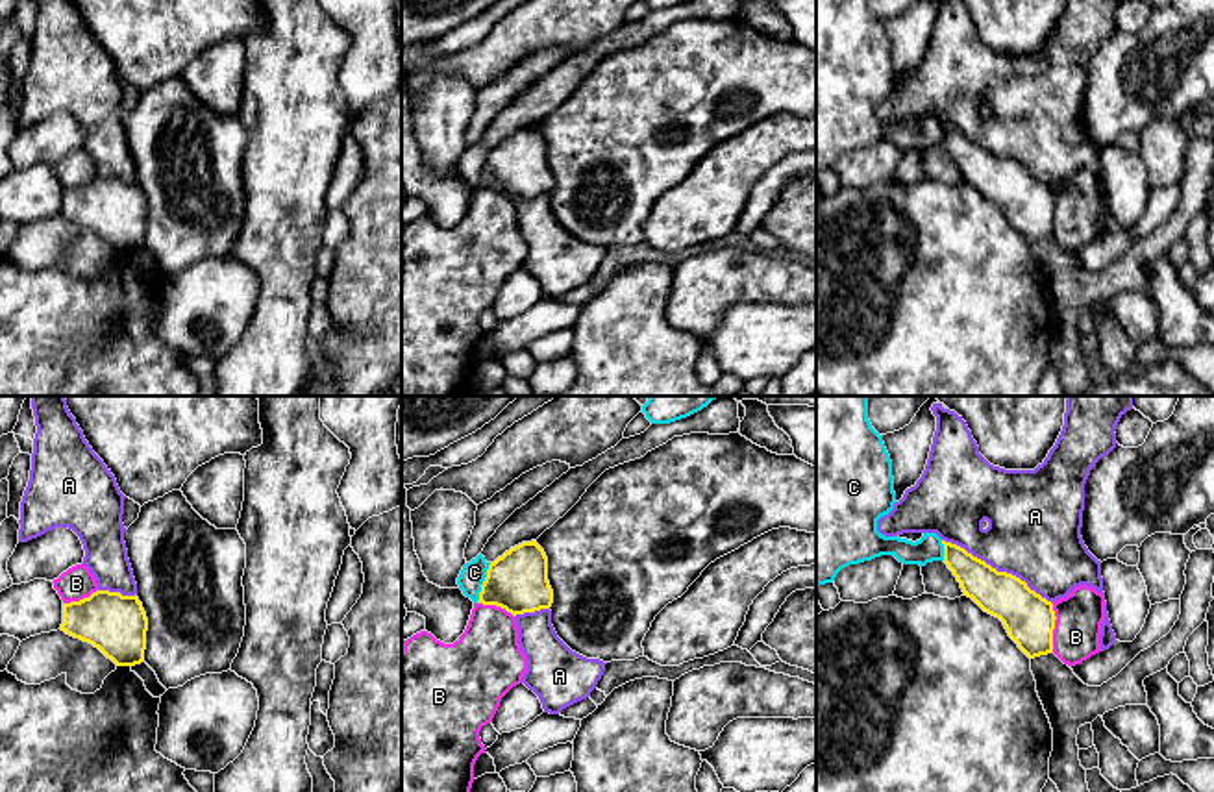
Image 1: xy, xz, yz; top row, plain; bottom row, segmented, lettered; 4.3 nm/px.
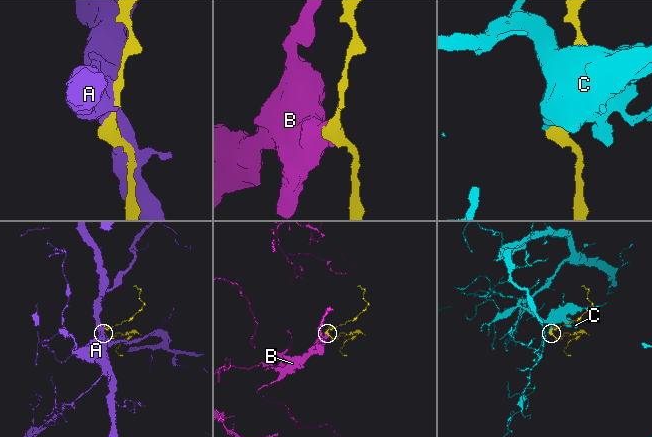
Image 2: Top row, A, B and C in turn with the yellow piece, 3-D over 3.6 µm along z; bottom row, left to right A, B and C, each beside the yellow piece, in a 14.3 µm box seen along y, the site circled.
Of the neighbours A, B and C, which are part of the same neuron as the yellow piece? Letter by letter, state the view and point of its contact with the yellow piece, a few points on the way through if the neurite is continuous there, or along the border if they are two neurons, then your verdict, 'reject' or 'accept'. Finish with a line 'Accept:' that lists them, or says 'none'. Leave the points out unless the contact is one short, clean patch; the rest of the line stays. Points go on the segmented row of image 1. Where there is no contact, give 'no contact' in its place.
A: meets yellow in yz at (996, 570); reject
B: meets yellow in yz at (1053, 628); border along yz (1052, 604), (1055, 617), (1053, 652); reject
C: meets yellow in xz at (483, 583); reject
Accept: none

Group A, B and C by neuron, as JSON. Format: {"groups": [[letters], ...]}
{"groups": [["A"], ["B"], ["C"]]}

